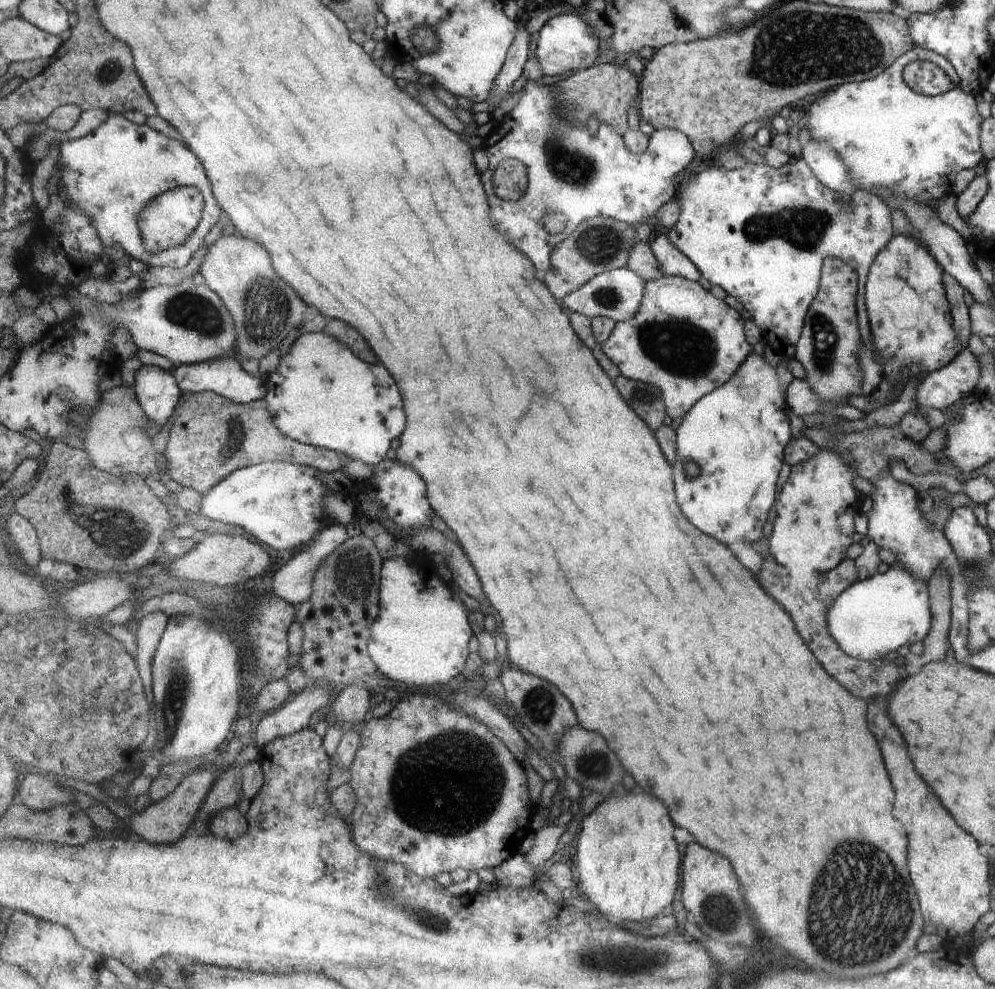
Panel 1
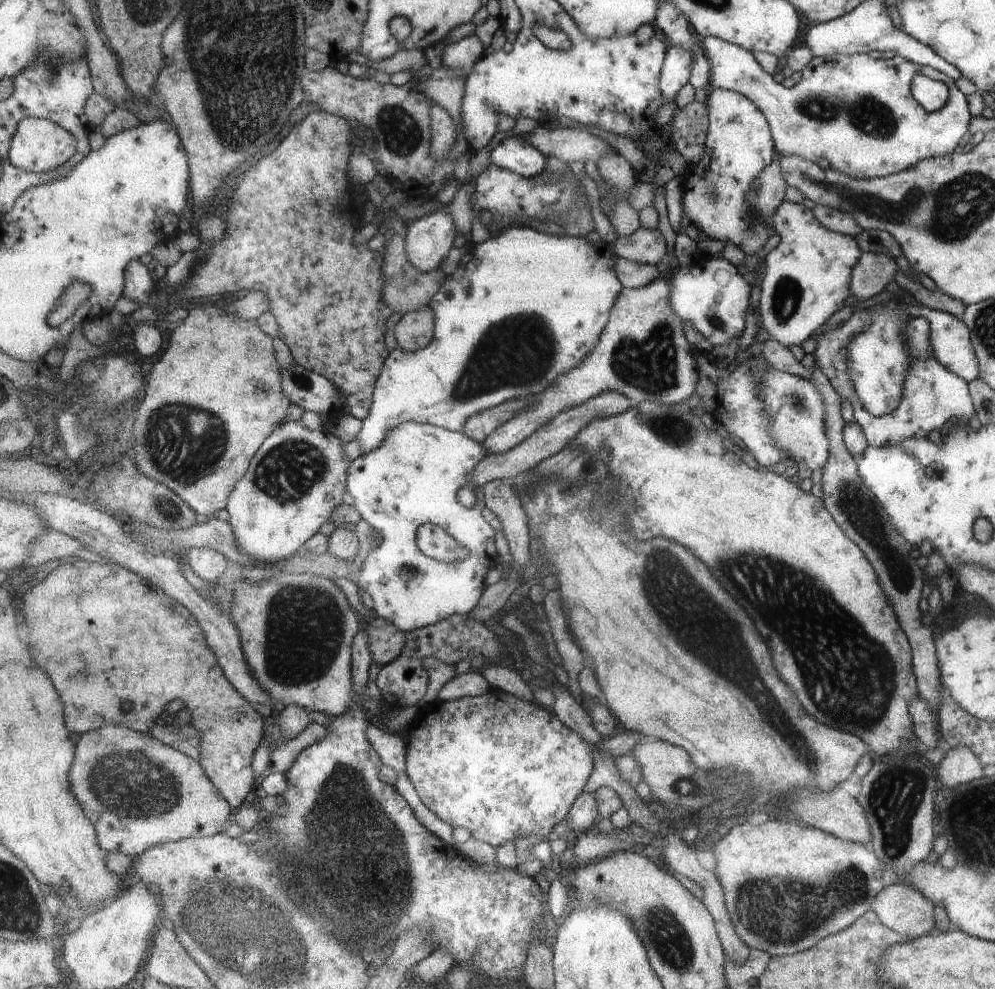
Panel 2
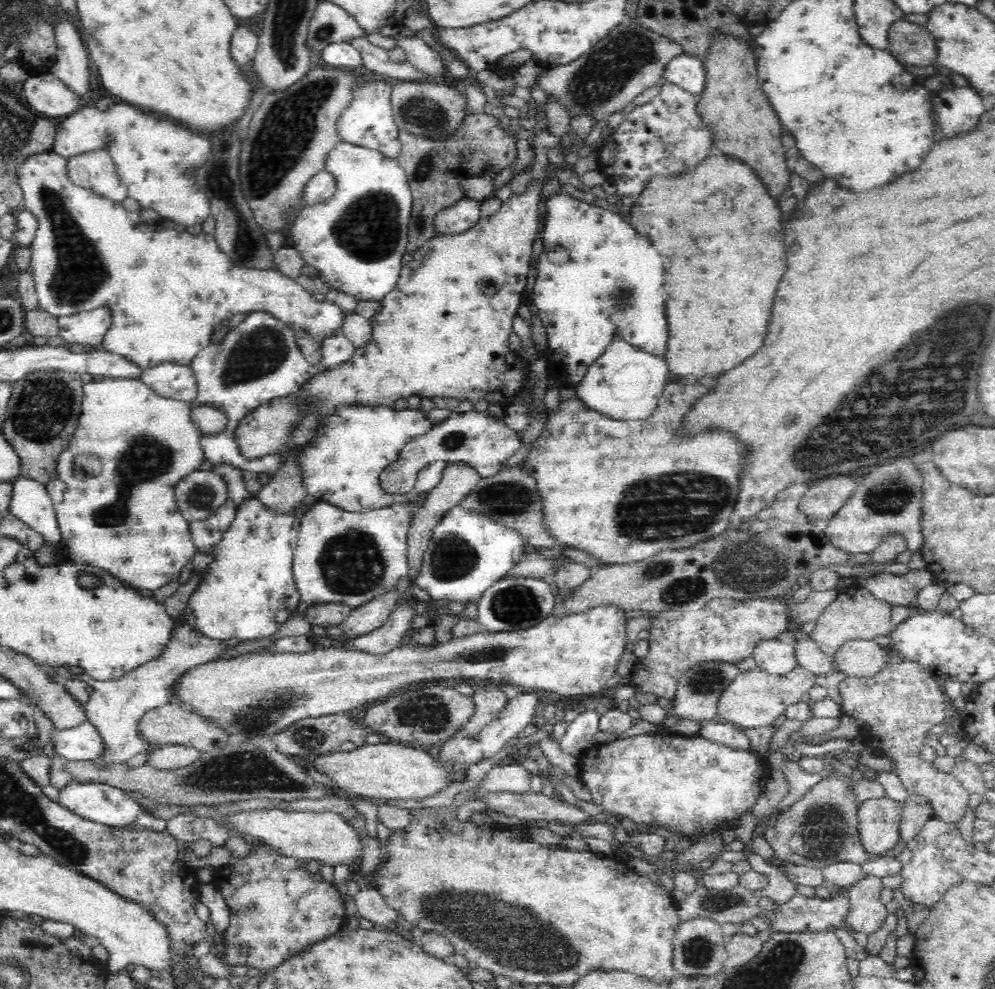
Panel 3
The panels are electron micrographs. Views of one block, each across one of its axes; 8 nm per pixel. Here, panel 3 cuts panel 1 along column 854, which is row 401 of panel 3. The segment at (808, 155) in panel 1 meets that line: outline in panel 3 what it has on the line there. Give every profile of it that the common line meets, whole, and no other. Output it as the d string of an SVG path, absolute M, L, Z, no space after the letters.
M163 362L144 369L139 379L164 398L191 402L197 397L197 380L191 366Z

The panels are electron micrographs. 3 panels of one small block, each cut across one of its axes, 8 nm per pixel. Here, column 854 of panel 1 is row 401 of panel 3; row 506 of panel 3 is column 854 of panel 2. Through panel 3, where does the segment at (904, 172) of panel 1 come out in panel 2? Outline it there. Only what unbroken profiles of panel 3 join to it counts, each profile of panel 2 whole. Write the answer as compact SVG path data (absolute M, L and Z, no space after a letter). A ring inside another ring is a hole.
M709 35L704 39L700 39L700 45L706 57L708 65L708 89L727 89L732 91L737 91L739 94L745 95L747 98L752 100L756 107L761 111L761 114L765 117L766 123L768 124L770 135L772 136L772 143L774 146L775 153L777 156L783 155L784 157L799 157L803 160L806 160L810 163L815 163L817 160L827 160L829 168L835 169L837 172L846 174L847 176L856 178L856 179L876 179L877 177L881 178L893 173L901 172L910 166L913 166L921 158L929 157L940 157L945 156L946 154L952 153L955 150L955 146L963 134L967 132L967 126L969 126L969 119L972 117L967 111L967 103L965 101L965 95L957 89L954 85L954 82L948 77L945 76L942 72L938 70L922 67L908 60L905 60L901 57L892 57L889 59L873 59L867 54L857 54L853 53L851 55L842 55L835 53L834 55L829 55L828 57L813 57L808 63L807 66L804 66L801 71L800 80L795 83L793 86L787 88L783 87L781 83L775 83L772 79L772 75L768 75L759 65L759 63L753 58L751 53L745 50L743 47L737 46L736 44L725 42L723 39ZM916 74L922 74L929 78L929 80L937 81L943 83L946 86L948 95L945 101L945 104L936 111L927 112L920 104L915 102L915 99L911 96L910 86L913 77Z

